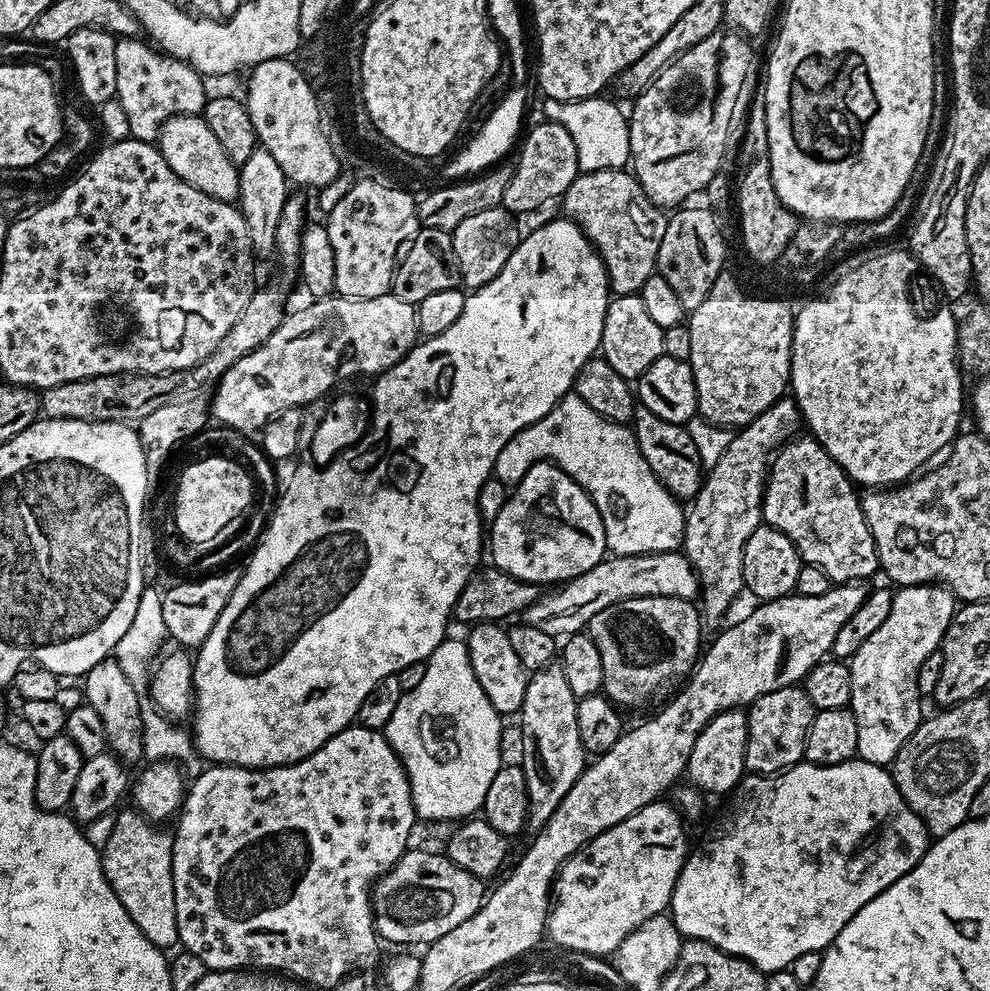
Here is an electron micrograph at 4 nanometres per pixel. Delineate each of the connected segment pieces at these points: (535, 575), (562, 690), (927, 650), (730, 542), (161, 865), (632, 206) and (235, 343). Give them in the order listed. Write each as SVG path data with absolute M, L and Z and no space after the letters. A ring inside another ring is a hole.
M551 462L532 464L530 470L526 470L524 477L509 491L502 510L498 510L498 518L490 521L490 548L491 544L491 563L495 567L509 572L514 578L541 586L556 586L586 574L586 570L598 566L608 552L604 523L594 502L584 488L578 486L578 482L574 482Z
M559 663L548 664L542 670L531 673L526 686L526 698L518 713L520 719L520 757L519 763L524 769L526 778L526 794L528 795L527 827L539 830L544 823L558 810L558 802L570 794L570 786L578 782L586 767L586 753L582 746L582 738L578 734L578 714L576 713L577 697L574 690L566 683L566 674L560 669Z
M939 584L901 587L893 595L886 622L882 622L850 657L850 707L858 726L856 756L865 764L891 765L898 750L902 750L920 724L922 697L918 690L918 670L930 654L941 651L944 631L950 626L957 607L958 601L951 588Z
M795 399L775 400L762 415L756 416L735 433L730 446L723 451L722 458L707 469L698 494L690 501L692 509L689 507L686 512L682 551L700 577L702 591L698 597L698 607L705 621L722 619L727 614L728 607L735 602L736 595L745 591L742 554L746 550L750 534L754 534L764 518L764 486L770 475L770 457L797 435L796 427L801 427L801 424L800 407L796 405Z
M135 810L124 812L112 824L108 837L102 844L102 859L104 861L104 876L108 884L118 894L122 906L126 906L126 914L134 918L134 926L146 934L148 941L161 950L175 949L180 944L178 922L174 910L174 874L172 873L172 836L164 833L163 827L147 820Z
M607 168L597 172L581 172L576 181L564 191L562 205L563 215L580 227L588 241L596 248L605 268L608 269L608 287L615 295L634 296L640 287L657 271L656 259L658 248L666 233L669 217L665 209L648 199L635 175L624 168Z
M268 284L265 288L263 286L257 287L252 293L246 310L242 310L238 322L234 322L234 326L230 326L226 338L222 338L222 342L218 342L216 349L202 363L197 364L196 367L187 368L181 372L163 372L153 376L141 376L139 372L123 372L122 374L102 374L101 376L86 378L85 380L75 380L74 382L62 382L62 386L43 389L40 396L41 413L49 420L118 420L121 422L139 422L142 418L146 418L146 414L154 414L154 410L158 410L158 406L166 406L175 400L182 400L189 396L203 393L205 391L203 388L209 387L208 389L211 389L219 384L226 374L226 370L230 370L230 366L234 366L234 362L238 362L238 358L246 358L246 354L258 350L258 346L262 346L262 342L266 342L266 338L270 338L270 334L274 334L274 330L278 330L278 326L284 321L286 315L284 303L287 300L288 290L282 284Z

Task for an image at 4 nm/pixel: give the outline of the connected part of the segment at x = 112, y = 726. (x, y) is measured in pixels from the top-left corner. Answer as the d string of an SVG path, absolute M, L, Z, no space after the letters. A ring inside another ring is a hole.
M115 658L98 662L82 677L82 691L85 701L98 710L98 718L102 718L102 730L106 730L108 739L107 751L120 757L125 765L132 766L144 755L144 717L142 703L138 698L138 689L132 685L130 678L122 670L122 666Z

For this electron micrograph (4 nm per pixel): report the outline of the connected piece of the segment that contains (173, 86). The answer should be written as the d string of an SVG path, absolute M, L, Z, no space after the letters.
M126 36L114 46L116 94L114 99L126 110L130 122L130 137L134 140L155 141L160 128L175 116L200 116L210 92L204 89L205 77L185 62L165 56L147 39Z

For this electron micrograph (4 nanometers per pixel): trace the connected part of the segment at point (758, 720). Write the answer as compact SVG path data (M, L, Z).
M800 686L770 690L770 694L762 694L755 702L747 705L745 769L757 776L774 776L801 763L808 731L817 711Z

